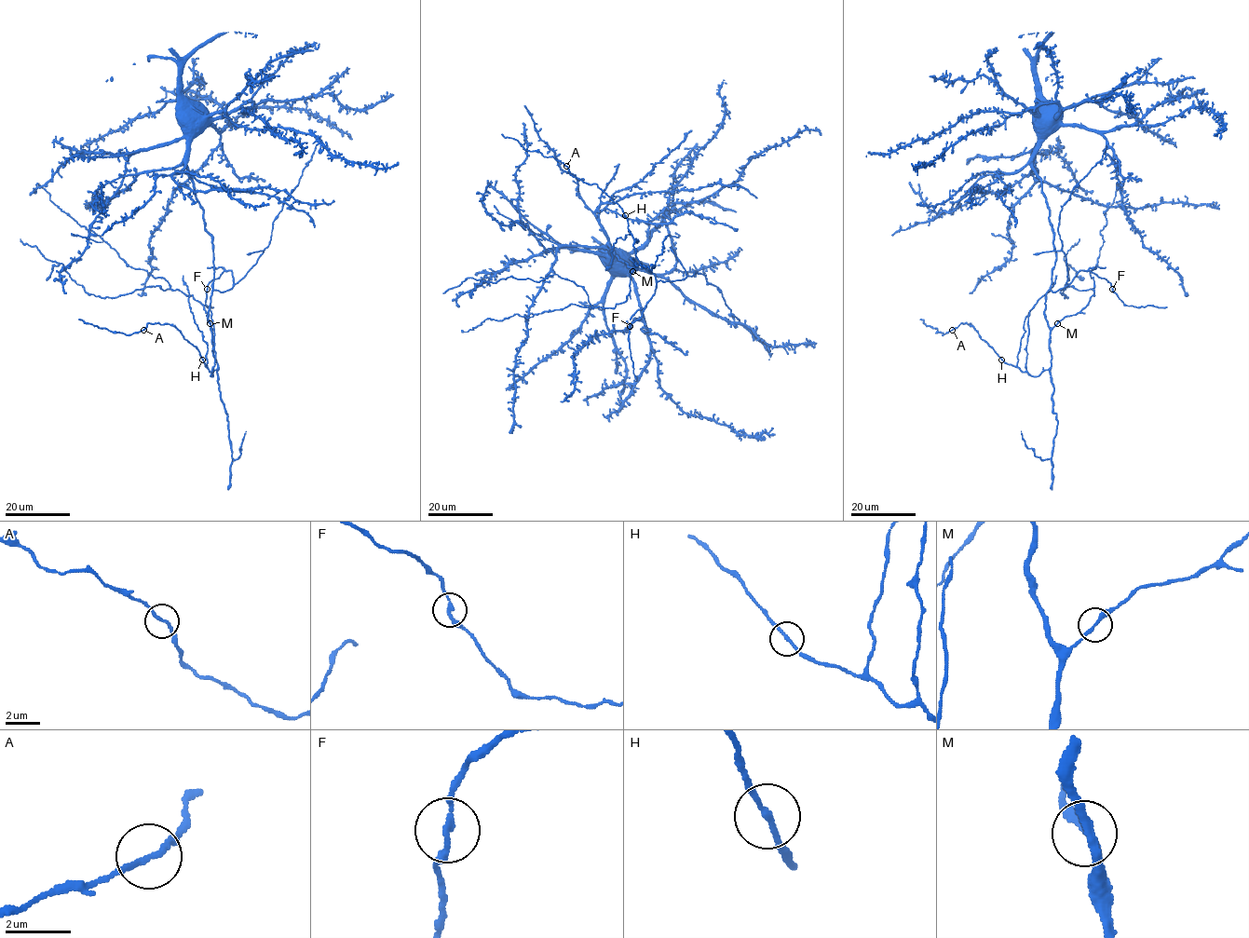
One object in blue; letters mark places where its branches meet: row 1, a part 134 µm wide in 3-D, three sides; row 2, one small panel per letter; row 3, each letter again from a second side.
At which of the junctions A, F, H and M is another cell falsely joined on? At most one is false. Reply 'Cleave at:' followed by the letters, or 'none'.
Cleave at: none

